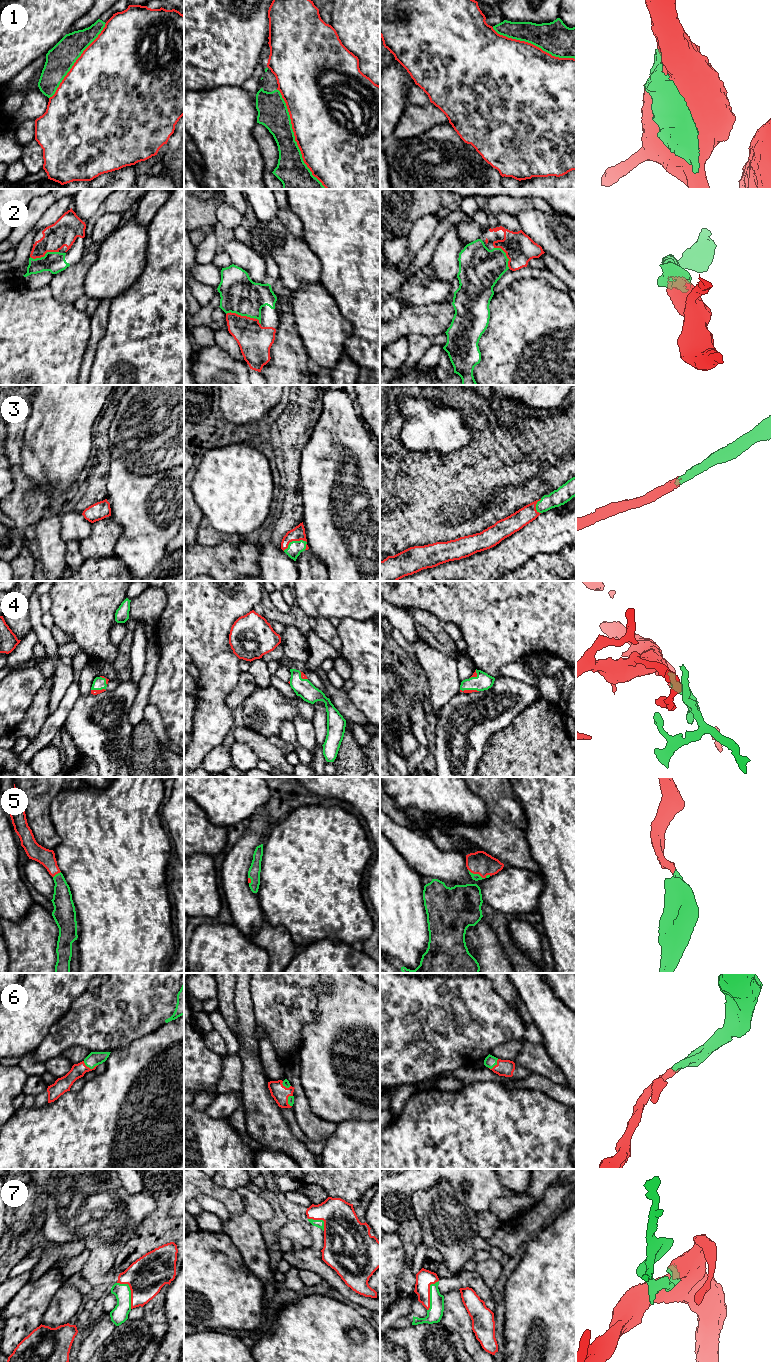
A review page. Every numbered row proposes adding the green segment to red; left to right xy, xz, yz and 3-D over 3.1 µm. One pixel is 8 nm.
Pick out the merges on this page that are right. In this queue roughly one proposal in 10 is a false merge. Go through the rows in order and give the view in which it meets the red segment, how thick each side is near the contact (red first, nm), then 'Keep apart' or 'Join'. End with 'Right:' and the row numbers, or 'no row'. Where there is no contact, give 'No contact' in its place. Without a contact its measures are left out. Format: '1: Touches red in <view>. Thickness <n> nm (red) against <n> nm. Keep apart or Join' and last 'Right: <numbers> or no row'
1: Touches red in xz. Thickness 500 nm (red) against 240 nm. Keep apart
2: Touches red in xz. Thickness 260 nm (red) against 300 nm. Join
3: Touches red in xz. Thickness 110 nm (red) against 120 nm. Join
4: Touches red in yz. Thickness 30 nm (red) against 140 nm. Join
5: Touches red in yz. Thickness 180 nm (red) against 60 nm. Join
6: Touches red in xy. Thickness 120 nm (red) against 110 nm. Join
7: Touches red in xy. Thickness 300 nm (red) against 140 nm. Join
Right: 2, 3, 4, 5, 6, 7

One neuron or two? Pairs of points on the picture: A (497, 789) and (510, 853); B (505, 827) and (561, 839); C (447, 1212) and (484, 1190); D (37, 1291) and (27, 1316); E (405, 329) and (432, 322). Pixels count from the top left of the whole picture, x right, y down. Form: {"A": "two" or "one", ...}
{"A": "one", "B": "two", "C": "two", "D": "one", "E": "one"}

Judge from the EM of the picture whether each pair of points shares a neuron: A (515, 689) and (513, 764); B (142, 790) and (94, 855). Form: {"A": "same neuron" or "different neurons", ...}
{"A": "different neurons", "B": "same neuron"}

